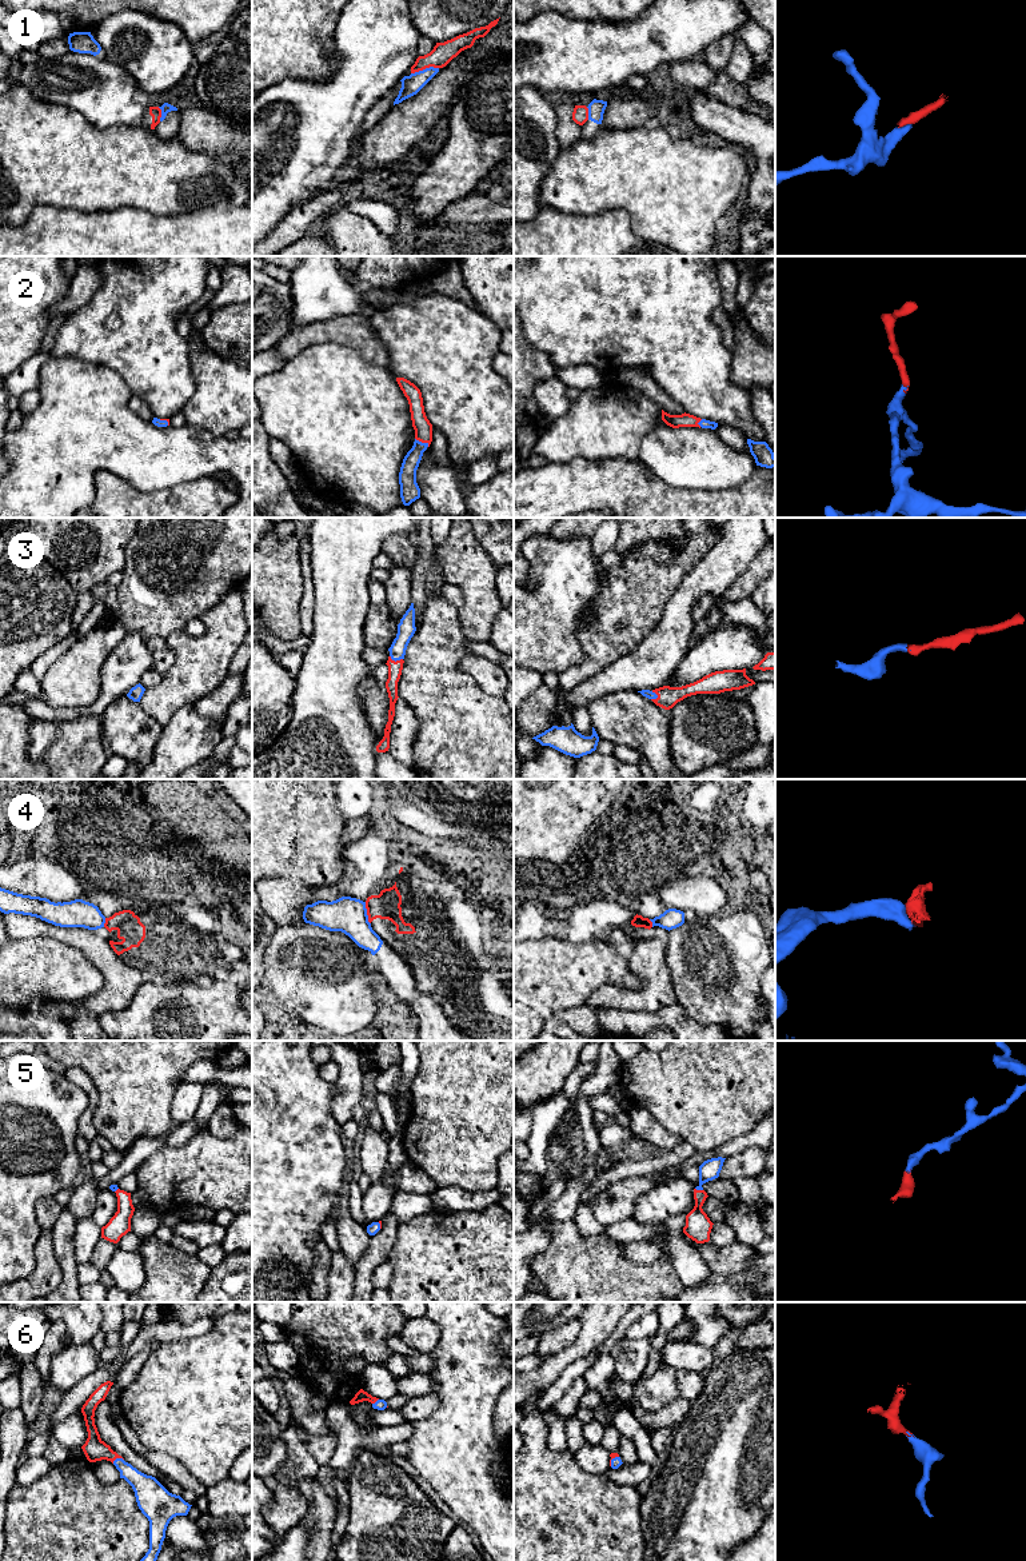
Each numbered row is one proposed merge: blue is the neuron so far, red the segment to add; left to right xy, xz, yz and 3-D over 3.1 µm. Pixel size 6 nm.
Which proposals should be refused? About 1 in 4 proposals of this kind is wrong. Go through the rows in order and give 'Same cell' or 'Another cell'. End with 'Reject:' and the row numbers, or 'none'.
1: Another cell
2: Same cell
3: Same cell
4: Another cell
5: Same cell
6: Same cell
Reject: 1, 4

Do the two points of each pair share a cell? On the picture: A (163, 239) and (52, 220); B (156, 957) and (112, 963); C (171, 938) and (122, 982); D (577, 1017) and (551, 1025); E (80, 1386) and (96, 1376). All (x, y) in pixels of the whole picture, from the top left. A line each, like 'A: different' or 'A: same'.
A: same
B: different
C: different
D: same
E: same

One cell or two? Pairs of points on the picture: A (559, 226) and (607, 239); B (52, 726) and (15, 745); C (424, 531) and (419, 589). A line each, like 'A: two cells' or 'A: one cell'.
A: one cell
B: two cells
C: one cell

